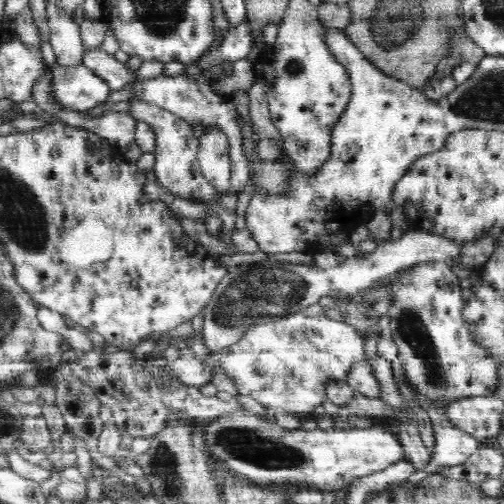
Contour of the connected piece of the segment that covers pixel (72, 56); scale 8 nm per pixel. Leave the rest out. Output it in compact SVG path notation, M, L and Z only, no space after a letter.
M46 1L46 18L50 29L50 44L56 57L56 65L82 65L85 46L79 25L73 15L60 9L54 2Z

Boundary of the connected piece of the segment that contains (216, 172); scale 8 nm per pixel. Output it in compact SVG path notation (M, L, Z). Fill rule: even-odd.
M213 127L199 138L201 155L197 158L203 175L217 191L225 195L231 193L231 162L229 142L225 134Z

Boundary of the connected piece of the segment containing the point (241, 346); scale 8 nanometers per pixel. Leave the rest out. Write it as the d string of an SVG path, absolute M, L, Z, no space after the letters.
M314 303L300 312L252 325L239 342L215 353L221 369L236 384L239 394L251 396L271 413L275 410L284 410L295 416L313 413L314 409L326 400L328 382L344 381L350 368L365 359L365 337L344 321L330 319L322 308L319 303Z

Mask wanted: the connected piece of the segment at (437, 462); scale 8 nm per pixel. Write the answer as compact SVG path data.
M421 401L420 406L428 413L434 429L434 450L426 468L415 470L406 484L421 484L430 473L436 473L440 467L464 464L471 454L480 447L480 441L467 432L455 427L442 410Z

